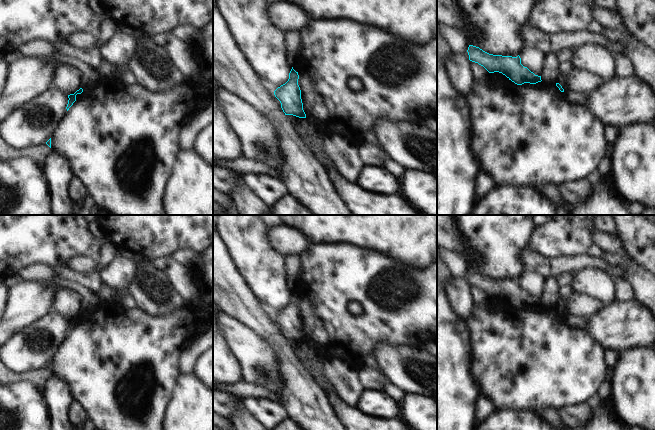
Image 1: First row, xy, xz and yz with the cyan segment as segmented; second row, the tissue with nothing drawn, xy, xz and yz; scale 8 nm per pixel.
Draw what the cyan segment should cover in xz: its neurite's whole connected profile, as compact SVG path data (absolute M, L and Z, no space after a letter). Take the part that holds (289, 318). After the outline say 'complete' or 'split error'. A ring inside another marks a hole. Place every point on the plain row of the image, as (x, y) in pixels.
M293 291L289 297L288 305L274 315L275 321L280 325L285 339L306 342L301 323L301 314L298 309L299 299Z; complete

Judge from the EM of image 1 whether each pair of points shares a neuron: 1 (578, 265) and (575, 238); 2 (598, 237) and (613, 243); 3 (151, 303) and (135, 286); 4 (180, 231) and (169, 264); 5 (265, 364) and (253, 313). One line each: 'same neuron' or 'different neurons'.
1: different neurons
2: same neuron
3: same neuron
4: different neurons
5: different neurons

